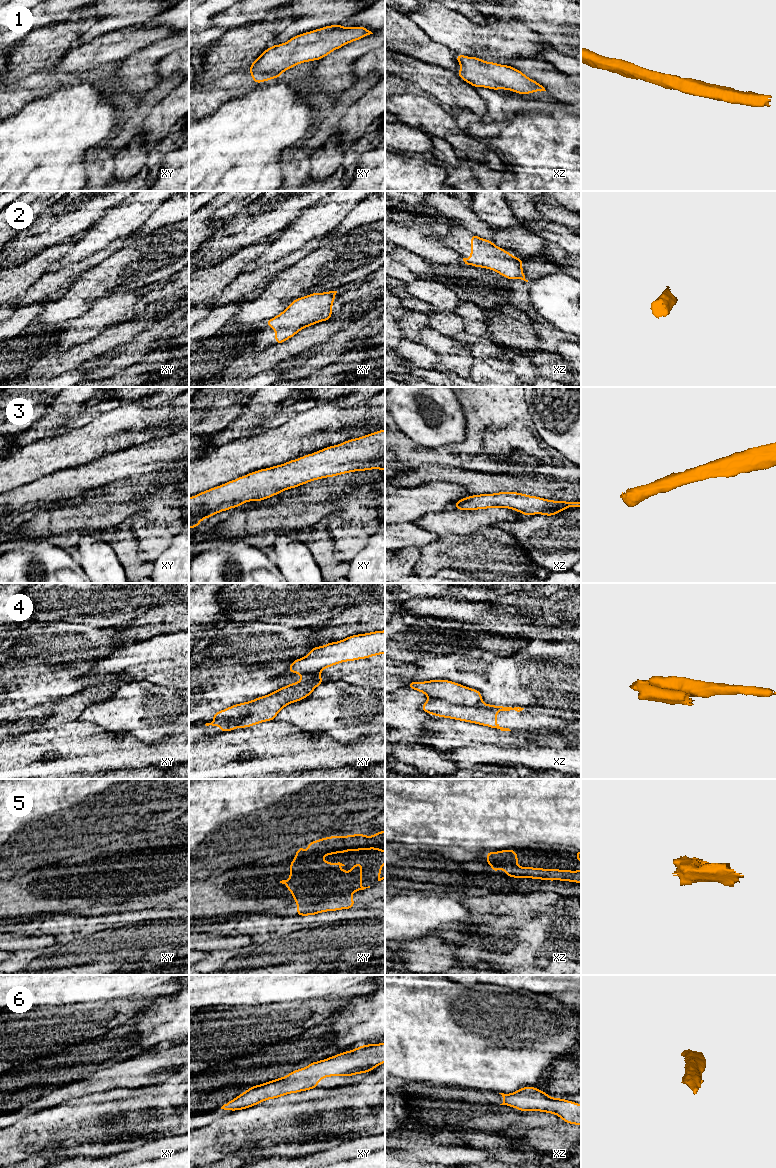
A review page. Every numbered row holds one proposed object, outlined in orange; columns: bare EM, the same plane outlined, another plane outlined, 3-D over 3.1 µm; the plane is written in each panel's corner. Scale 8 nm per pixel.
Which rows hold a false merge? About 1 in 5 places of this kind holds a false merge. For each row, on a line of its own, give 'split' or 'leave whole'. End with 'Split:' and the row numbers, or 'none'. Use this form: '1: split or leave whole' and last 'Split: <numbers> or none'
1: leave whole
2: leave whole
3: leave whole
4: split
5: leave whole
6: leave whole
Split: 4

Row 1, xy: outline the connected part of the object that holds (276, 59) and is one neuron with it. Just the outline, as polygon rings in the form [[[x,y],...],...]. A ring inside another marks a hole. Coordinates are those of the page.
[[[338,24],[322,27],[317,30],[294,36],[286,43],[273,45],[266,49],[249,66],[250,75],[252,76],[254,84],[275,79],[280,77],[285,70],[288,70],[293,66],[304,62],[320,60],[332,51],[343,47],[345,44],[359,40],[370,34],[373,33],[367,30],[364,26],[346,28],[341,24]]]

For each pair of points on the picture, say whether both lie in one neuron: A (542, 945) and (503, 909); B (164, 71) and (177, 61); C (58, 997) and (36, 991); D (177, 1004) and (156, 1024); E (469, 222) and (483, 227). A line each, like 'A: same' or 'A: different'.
A: same
B: same
C: same
D: same
E: same

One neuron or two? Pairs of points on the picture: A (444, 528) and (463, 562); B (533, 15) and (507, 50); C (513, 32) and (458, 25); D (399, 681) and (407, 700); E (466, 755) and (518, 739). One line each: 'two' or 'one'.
A: two
B: two
C: one
D: two
E: two

